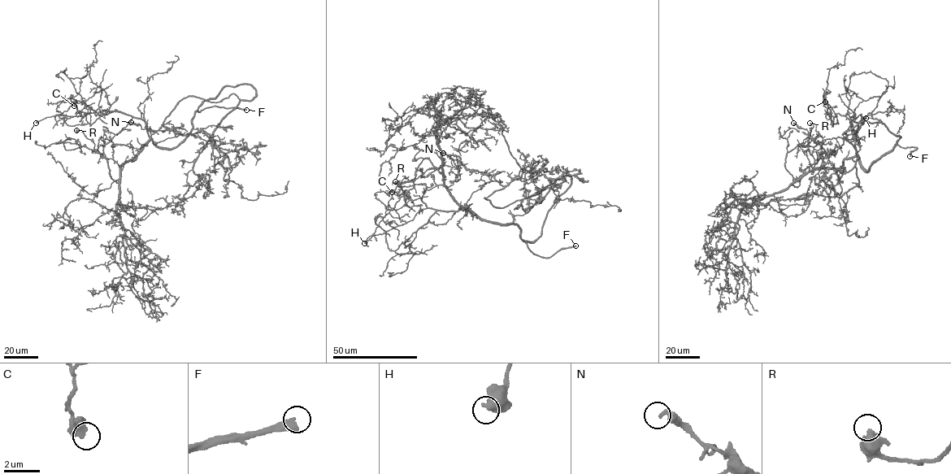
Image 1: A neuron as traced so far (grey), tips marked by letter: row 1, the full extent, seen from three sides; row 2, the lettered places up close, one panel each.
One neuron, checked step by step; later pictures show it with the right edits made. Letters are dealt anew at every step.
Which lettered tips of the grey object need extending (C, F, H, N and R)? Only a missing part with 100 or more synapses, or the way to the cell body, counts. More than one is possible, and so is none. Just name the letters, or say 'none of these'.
F

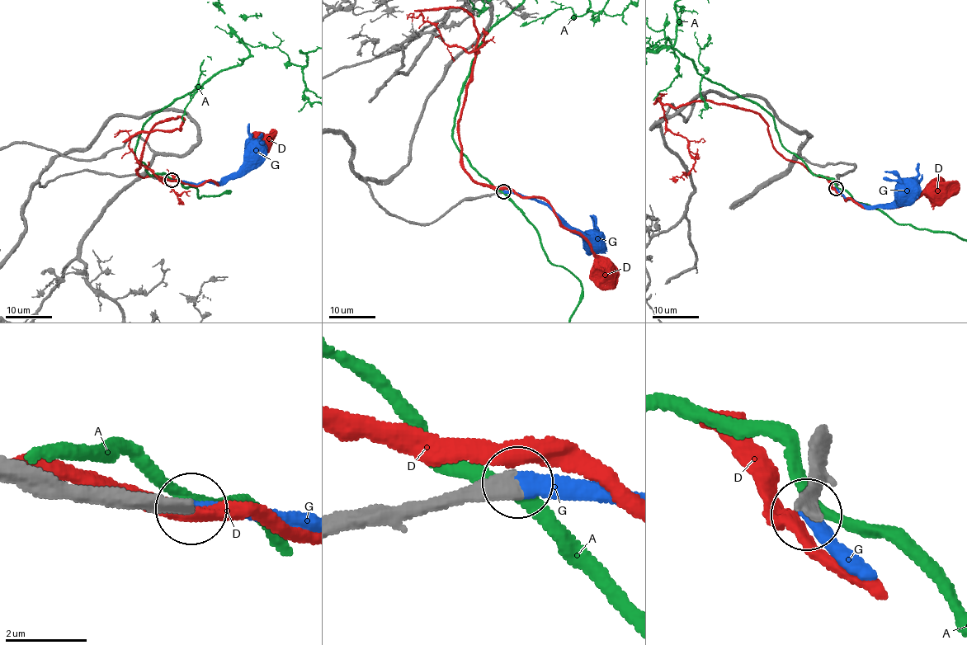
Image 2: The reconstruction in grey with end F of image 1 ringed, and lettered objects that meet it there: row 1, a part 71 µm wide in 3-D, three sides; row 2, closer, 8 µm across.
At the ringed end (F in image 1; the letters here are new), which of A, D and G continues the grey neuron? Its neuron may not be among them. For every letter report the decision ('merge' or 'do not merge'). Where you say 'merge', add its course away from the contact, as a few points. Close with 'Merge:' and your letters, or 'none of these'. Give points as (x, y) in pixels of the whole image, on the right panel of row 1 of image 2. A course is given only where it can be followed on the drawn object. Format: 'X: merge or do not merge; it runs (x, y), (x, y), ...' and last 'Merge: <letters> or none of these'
A: do not merge
D: do not merge
G: merge; it runs (836, 187), (846, 199), (875, 208), (885, 208), (906, 190)
Merge: G

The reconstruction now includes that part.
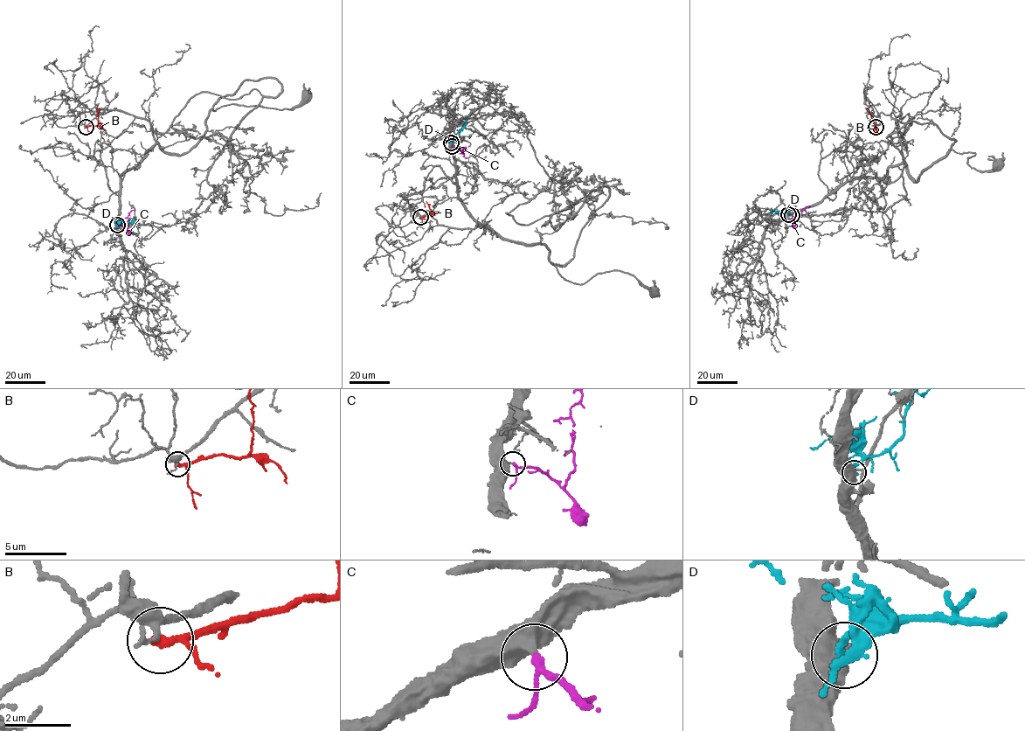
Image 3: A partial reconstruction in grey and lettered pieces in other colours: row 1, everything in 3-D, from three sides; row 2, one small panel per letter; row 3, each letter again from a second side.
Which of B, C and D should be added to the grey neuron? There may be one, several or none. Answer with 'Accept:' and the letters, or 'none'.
Accept: C

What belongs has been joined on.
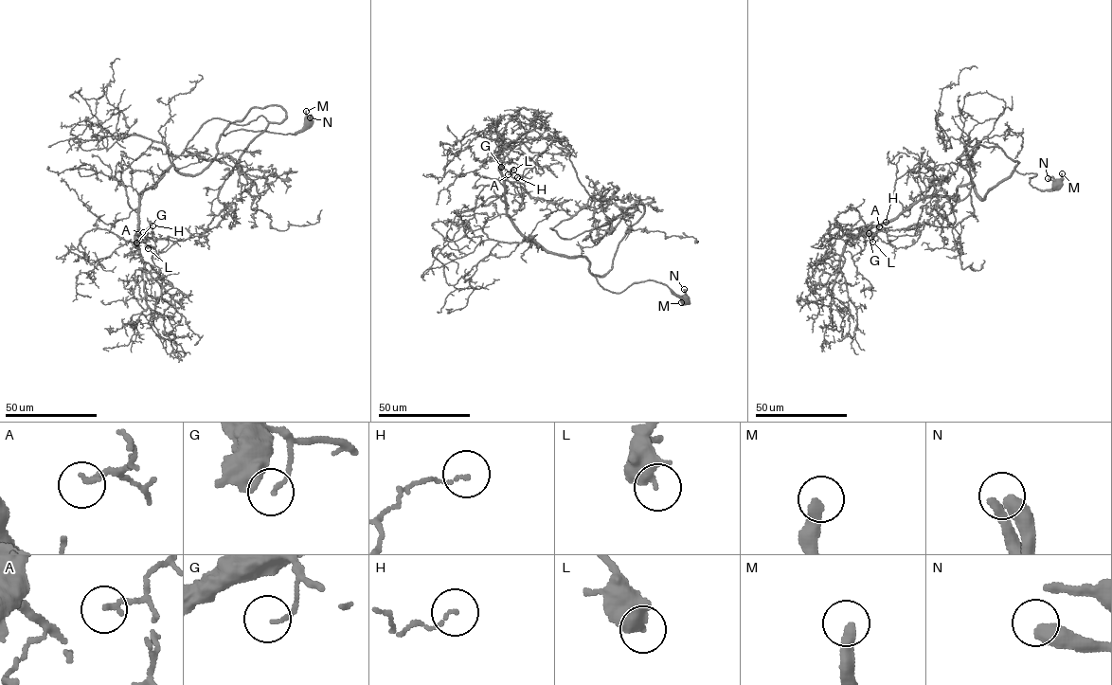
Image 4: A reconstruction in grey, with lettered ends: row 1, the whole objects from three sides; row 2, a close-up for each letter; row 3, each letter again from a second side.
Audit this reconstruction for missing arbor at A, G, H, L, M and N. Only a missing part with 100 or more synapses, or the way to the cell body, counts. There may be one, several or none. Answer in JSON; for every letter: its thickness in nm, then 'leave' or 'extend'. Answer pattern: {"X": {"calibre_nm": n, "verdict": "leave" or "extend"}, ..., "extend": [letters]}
{"A": {"calibre_nm": 180, "verdict": "leave"}, "G": {"calibre_nm": 110, "verdict": "leave"}, "H": {"calibre_nm": 80, "verdict": "leave"}, "L": {"calibre_nm": 440, "verdict": "leave"}, "M": {"calibre_nm": 380, "verdict": "leave"}, "N": {"calibre_nm": 480, "verdict": "leave"}, "extend": []}

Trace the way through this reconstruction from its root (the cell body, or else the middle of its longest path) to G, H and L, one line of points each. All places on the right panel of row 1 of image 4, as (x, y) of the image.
G: (1057, 184), (1039, 189), (1035, 173), (1014, 171), (982, 200), (966, 183), (869, 233)
H: (1057, 184), (1039, 189), (1035, 173), (1014, 171), (982, 200), (966, 183), (920, 199), (873, 234), (886, 222)
L: (1057, 184), (1039, 189), (1029, 182), (1035, 173), (1014, 171), (982, 200), (966, 183), (872, 226), (872, 242)

